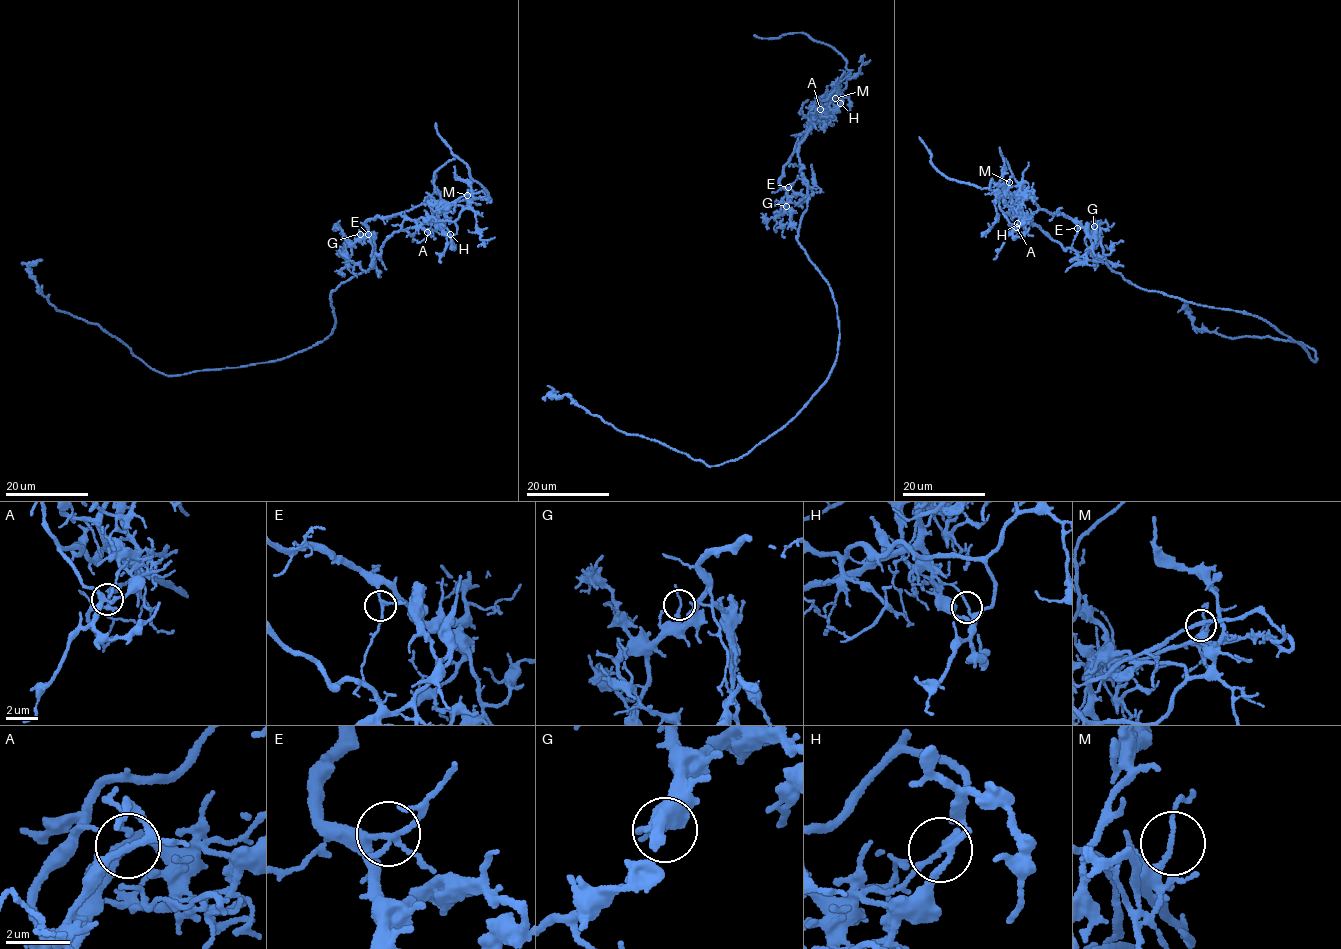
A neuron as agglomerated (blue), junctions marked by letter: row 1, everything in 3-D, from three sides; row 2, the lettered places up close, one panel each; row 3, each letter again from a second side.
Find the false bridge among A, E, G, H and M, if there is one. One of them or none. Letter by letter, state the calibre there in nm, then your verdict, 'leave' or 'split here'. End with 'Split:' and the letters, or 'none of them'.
A: calibre 190 nm; leave
E: calibre 170 nm; leave
G: calibre 150 nm; leave
H: calibre 100 nm; split here
M: calibre 130 nm; leave
Split: H

